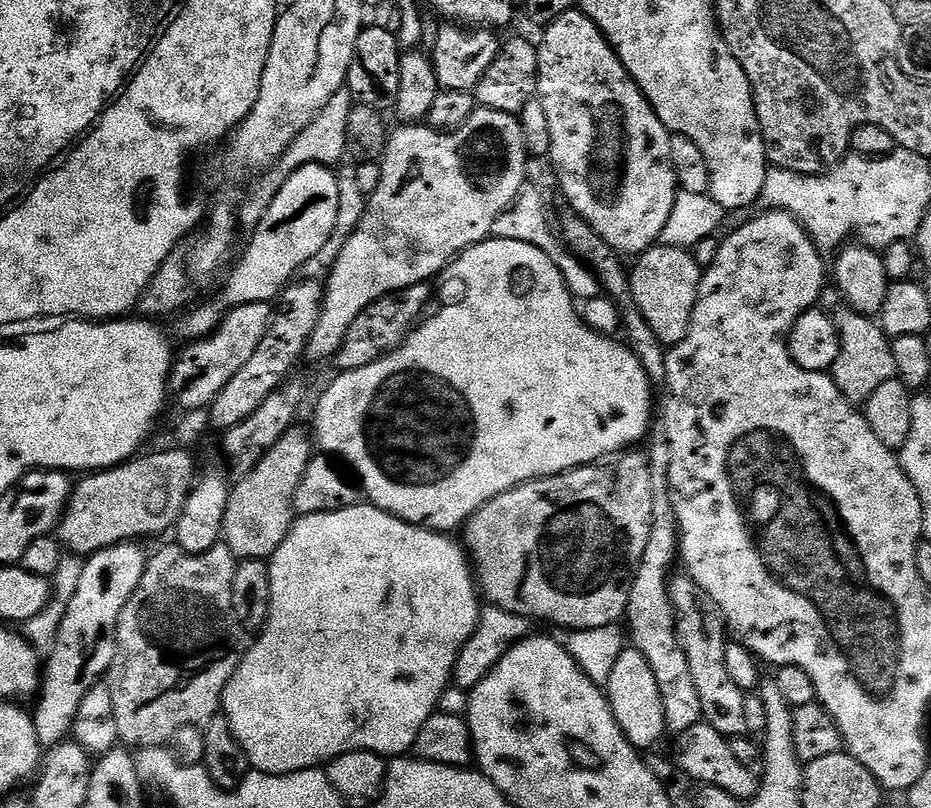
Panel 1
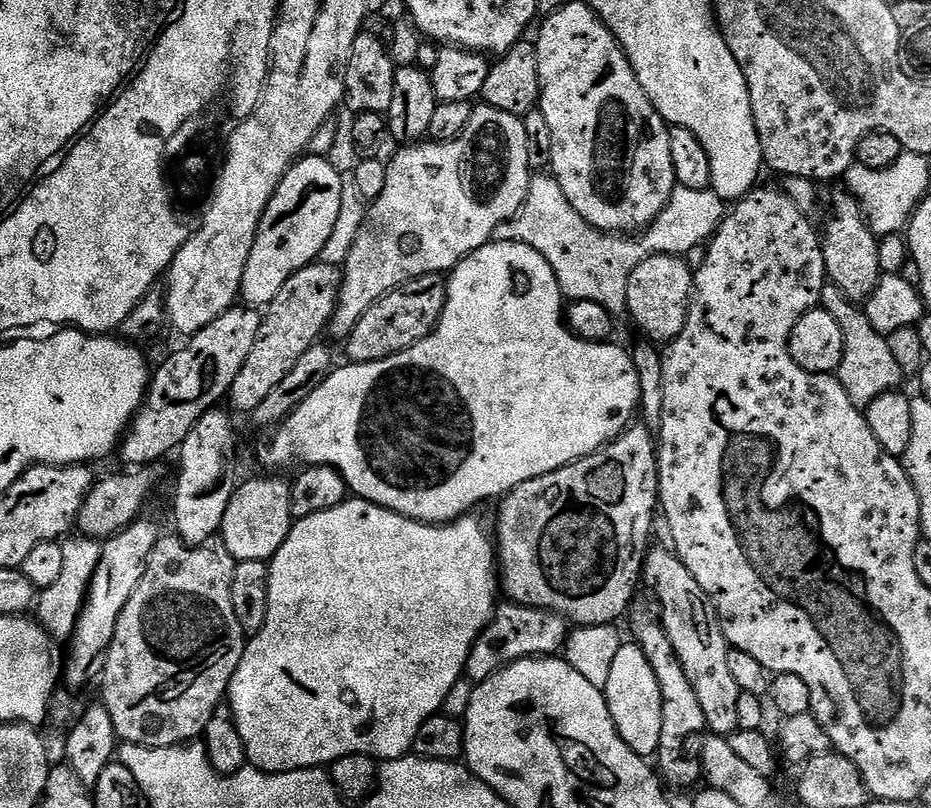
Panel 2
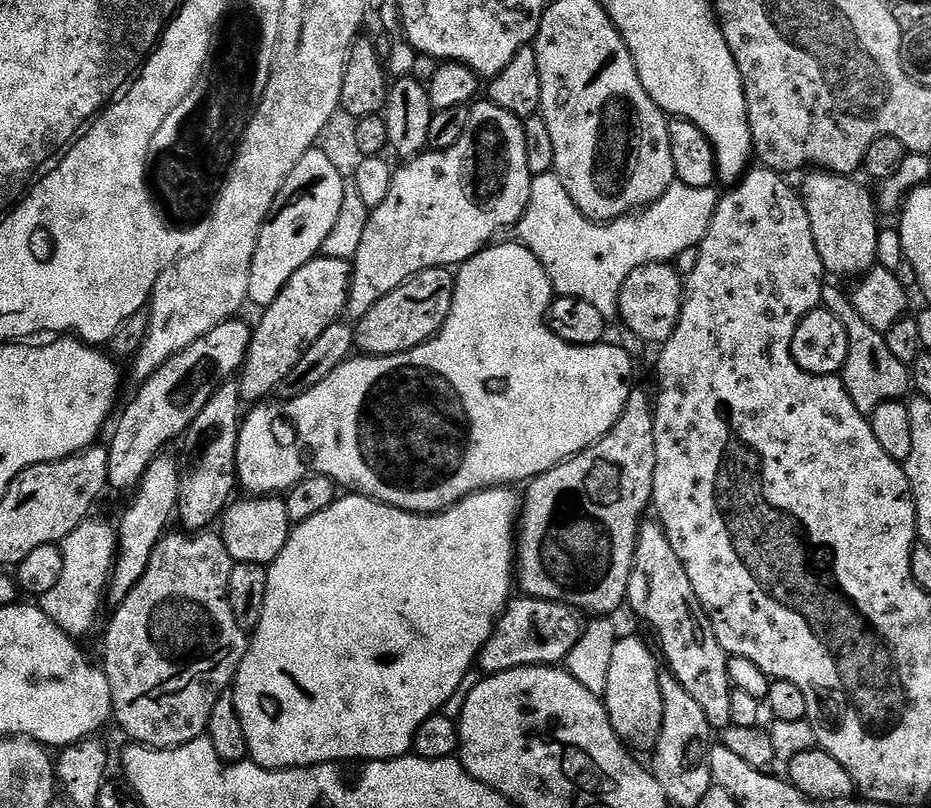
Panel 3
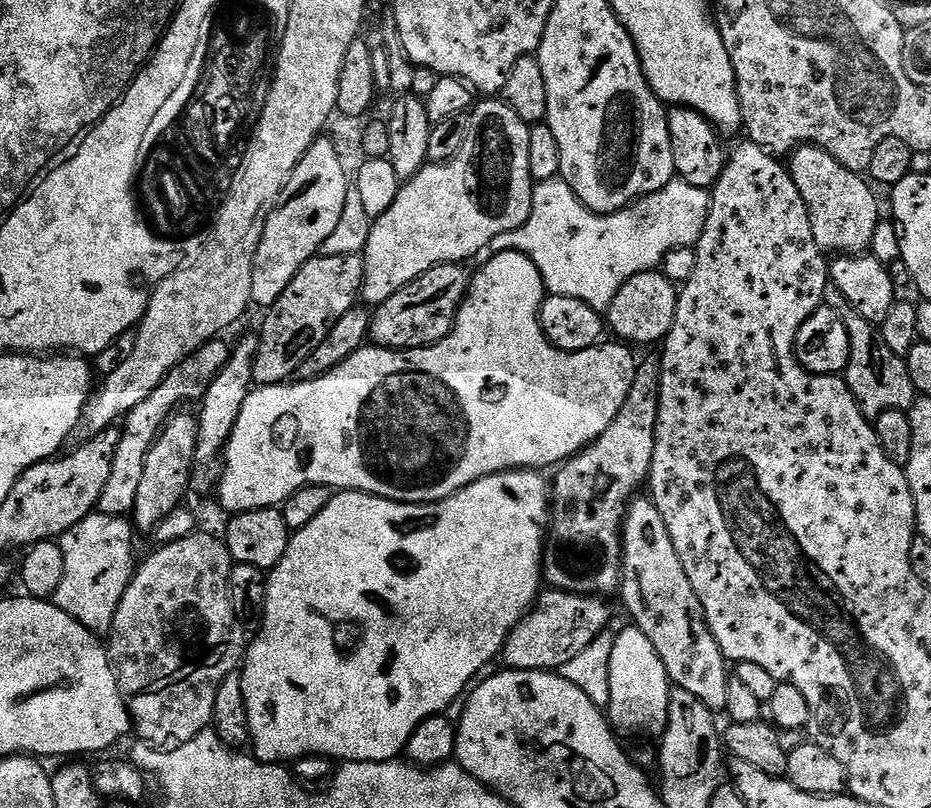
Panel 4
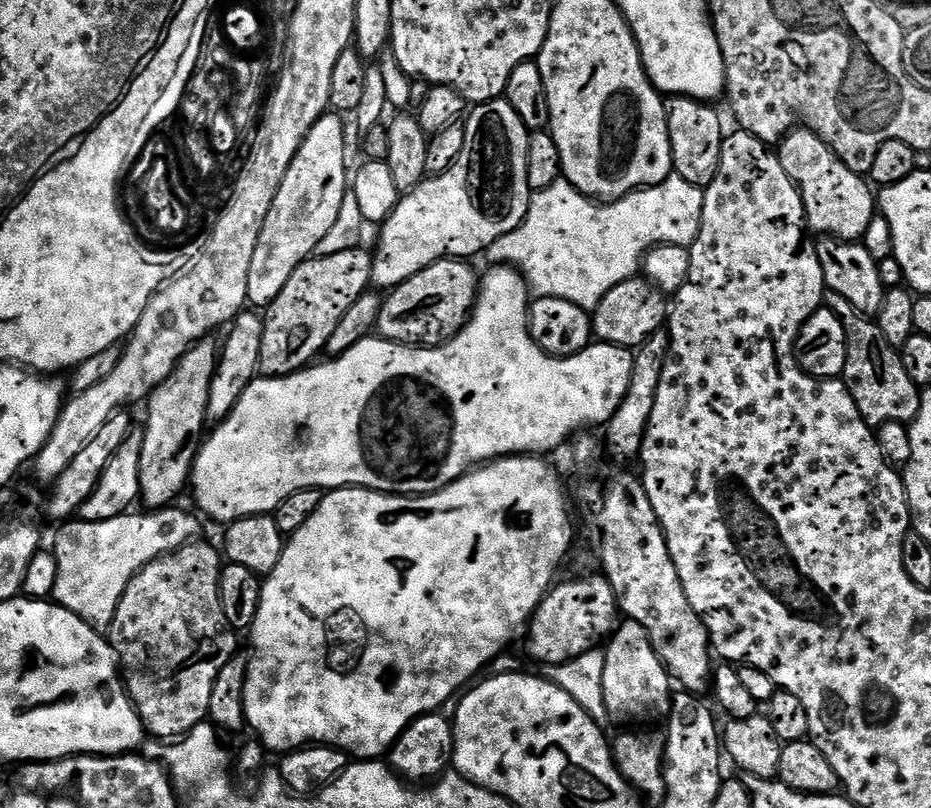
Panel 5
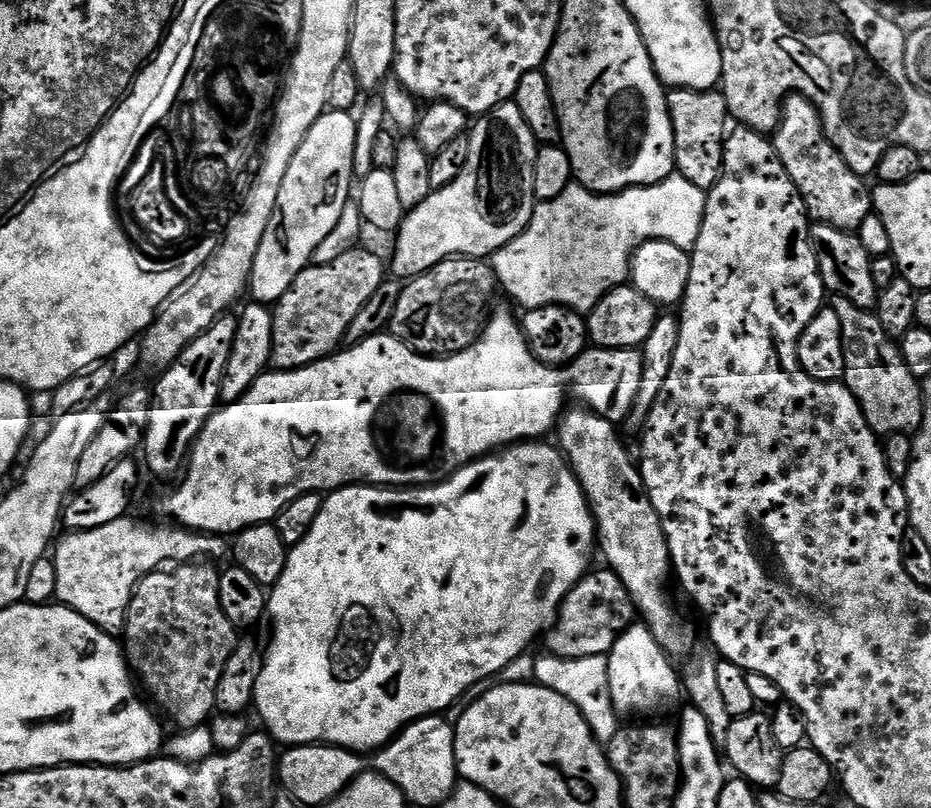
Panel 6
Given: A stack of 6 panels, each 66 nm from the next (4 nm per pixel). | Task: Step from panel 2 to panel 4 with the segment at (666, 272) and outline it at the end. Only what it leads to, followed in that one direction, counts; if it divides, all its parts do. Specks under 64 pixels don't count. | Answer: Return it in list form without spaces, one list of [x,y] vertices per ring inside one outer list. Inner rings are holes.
[[[653,270],[634,274],[634,278],[627,280],[622,290],[614,294],[608,307],[606,324],[611,335],[613,332],[616,335],[613,337],[632,346],[637,346],[636,344],[659,345],[664,337],[670,334],[670,326],[674,326],[677,295],[677,285],[673,284],[663,271]]]

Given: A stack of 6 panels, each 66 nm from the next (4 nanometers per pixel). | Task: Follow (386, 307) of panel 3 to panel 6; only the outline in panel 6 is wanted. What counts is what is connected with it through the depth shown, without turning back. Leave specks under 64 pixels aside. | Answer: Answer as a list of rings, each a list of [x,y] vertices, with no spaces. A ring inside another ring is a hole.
[[[467,256],[444,260],[429,272],[413,276],[404,284],[402,298],[398,298],[398,307],[390,325],[391,335],[421,356],[453,356],[455,352],[472,347],[480,337],[496,292],[498,281],[491,263]]]

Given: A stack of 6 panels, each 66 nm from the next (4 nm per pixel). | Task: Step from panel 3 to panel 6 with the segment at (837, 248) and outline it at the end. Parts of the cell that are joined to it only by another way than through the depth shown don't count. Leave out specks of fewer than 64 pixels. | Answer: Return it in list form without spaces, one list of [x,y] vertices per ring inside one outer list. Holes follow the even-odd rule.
[[[793,94],[784,99],[780,124],[774,133],[774,143],[778,158],[782,158],[782,166],[786,166],[786,174],[790,174],[790,182],[798,186],[798,194],[802,194],[804,205],[808,207],[809,217],[813,221],[828,224],[832,228],[841,228],[843,232],[855,233],[866,222],[868,216],[873,215],[873,189],[867,188],[865,177],[859,176],[838,154],[838,150],[824,133],[824,124],[820,120],[820,111],[802,95]]]

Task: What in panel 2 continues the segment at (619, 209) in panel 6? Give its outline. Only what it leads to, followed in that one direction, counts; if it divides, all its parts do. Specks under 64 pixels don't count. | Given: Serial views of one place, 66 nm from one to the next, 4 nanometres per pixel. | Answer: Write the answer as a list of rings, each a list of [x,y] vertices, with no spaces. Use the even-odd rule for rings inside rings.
[[[536,174],[529,179],[528,193],[519,214],[498,226],[492,240],[514,240],[517,244],[538,250],[538,254],[550,262],[550,270],[554,270],[554,278],[558,278],[558,286],[565,298],[569,301],[598,302],[598,306],[606,306],[613,321],[620,322],[628,316],[626,286],[634,266],[638,266],[638,262],[646,262],[646,258],[651,256],[687,257],[694,246],[707,244],[712,239],[725,215],[726,204],[718,193],[677,186],[662,214],[639,234],[601,232],[586,223],[574,206],[570,206],[555,176]]]

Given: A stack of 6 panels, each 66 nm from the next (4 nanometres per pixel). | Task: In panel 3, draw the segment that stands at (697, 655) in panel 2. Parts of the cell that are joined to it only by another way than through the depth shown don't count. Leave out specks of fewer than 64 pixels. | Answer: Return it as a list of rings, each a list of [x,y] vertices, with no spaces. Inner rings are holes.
[[[658,522],[648,523],[641,523],[640,526],[636,557],[630,574],[627,607],[640,612],[641,618],[656,631],[656,636],[660,639],[658,652],[667,671],[678,678],[686,694],[690,694],[690,698],[694,698],[694,702],[702,706],[706,722],[710,722],[713,730],[729,728],[732,725],[734,691],[728,673],[729,655],[722,650],[712,619],[698,602],[694,585],[686,575],[686,566],[678,562],[678,554],[674,554],[674,546],[670,546],[664,528]]]

